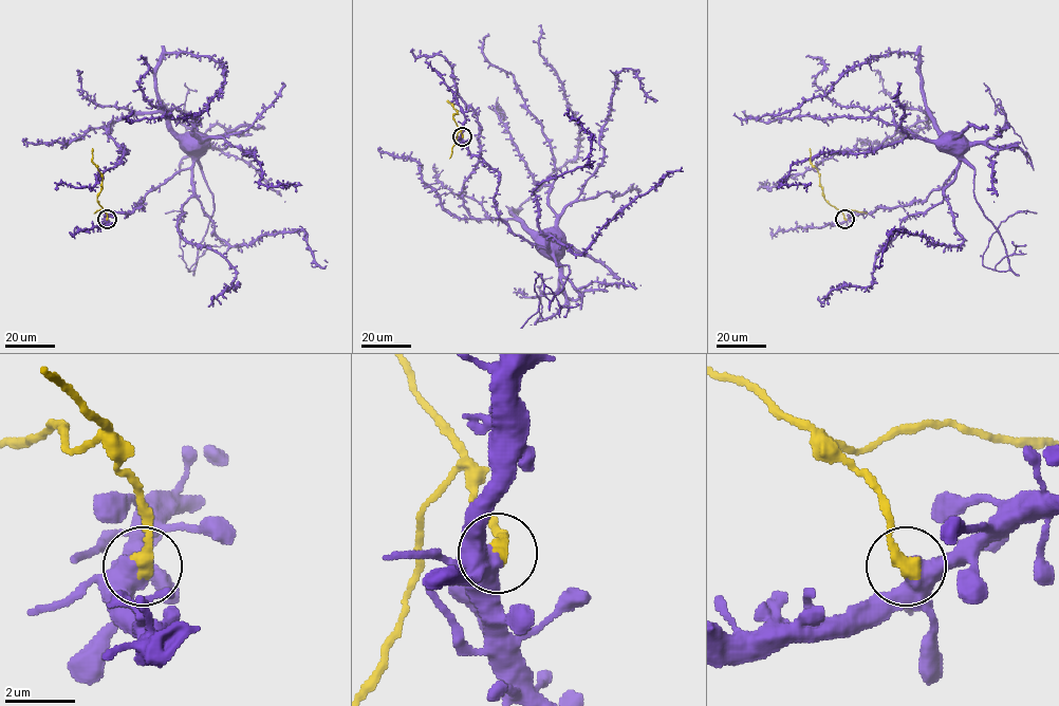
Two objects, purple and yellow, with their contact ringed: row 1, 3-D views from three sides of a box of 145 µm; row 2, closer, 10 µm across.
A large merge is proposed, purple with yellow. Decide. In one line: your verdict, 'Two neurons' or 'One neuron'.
Two neurons

